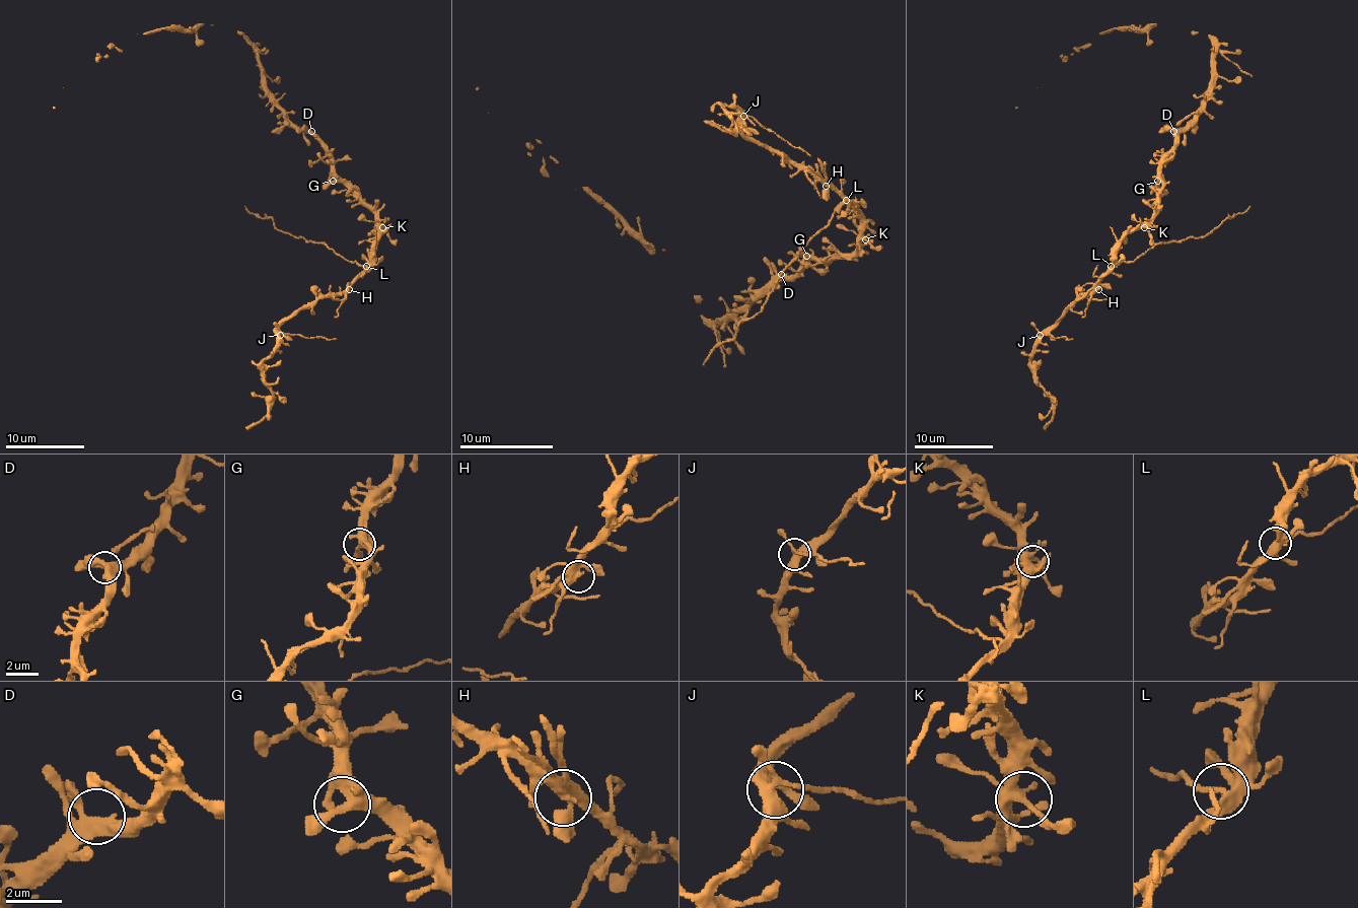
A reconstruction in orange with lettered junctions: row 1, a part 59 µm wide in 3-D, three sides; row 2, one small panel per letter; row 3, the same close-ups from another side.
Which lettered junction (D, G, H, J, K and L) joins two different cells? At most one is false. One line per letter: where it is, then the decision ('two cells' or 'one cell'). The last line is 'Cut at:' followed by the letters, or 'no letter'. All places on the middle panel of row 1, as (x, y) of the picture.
D: (781, 274) | one cell
G: (806, 256) | one cell
H: (826, 186) | one cell
J: (743, 116) | one cell
K: (865, 239) | one cell
L: (846, 200) | two cells
Cut at: L

